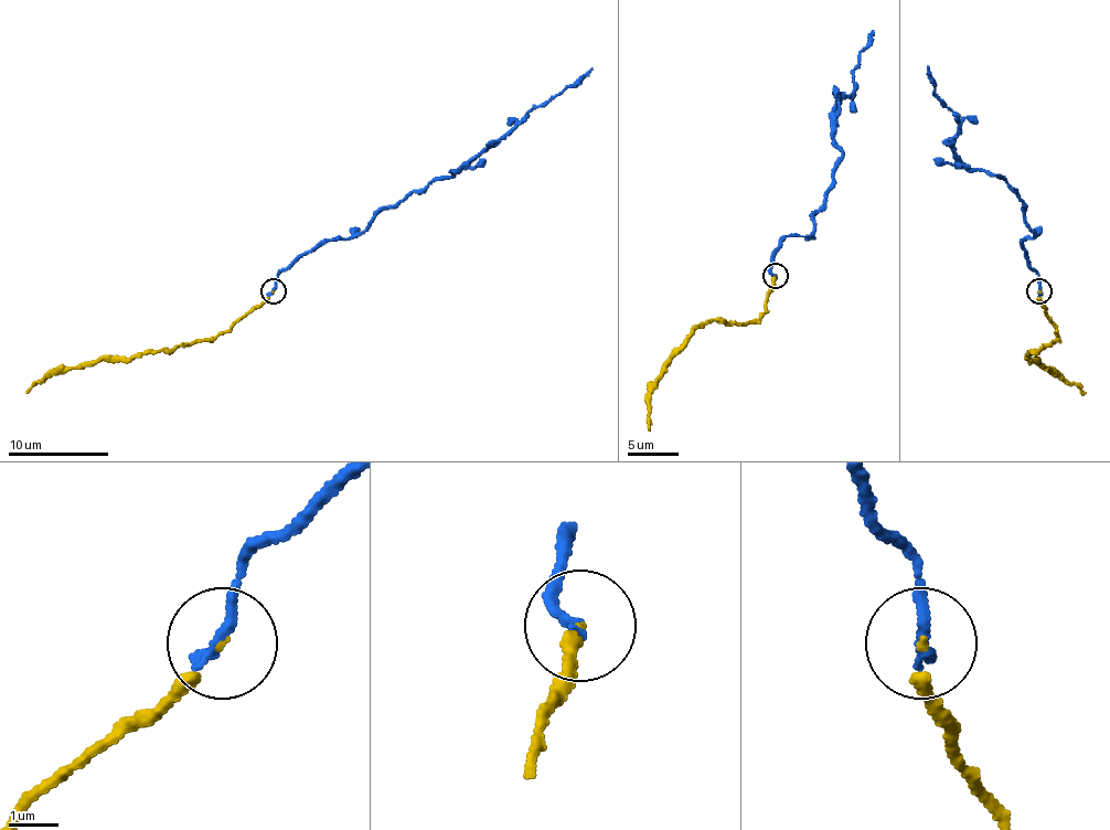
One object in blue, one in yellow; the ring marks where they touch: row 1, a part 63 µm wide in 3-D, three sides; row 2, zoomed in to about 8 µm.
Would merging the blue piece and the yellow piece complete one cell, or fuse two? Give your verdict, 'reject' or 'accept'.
accept

